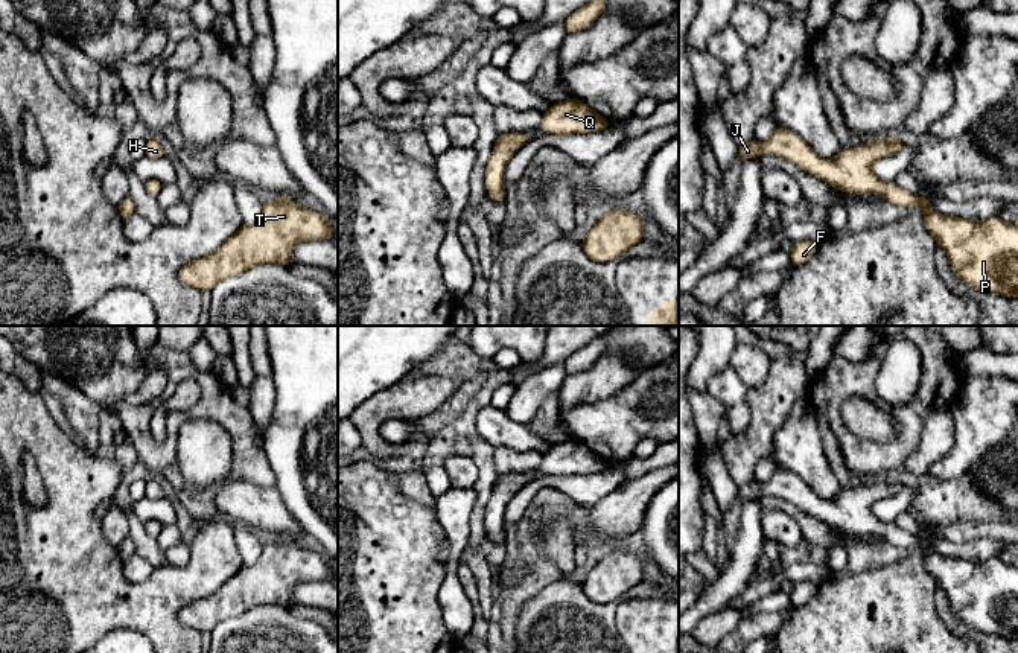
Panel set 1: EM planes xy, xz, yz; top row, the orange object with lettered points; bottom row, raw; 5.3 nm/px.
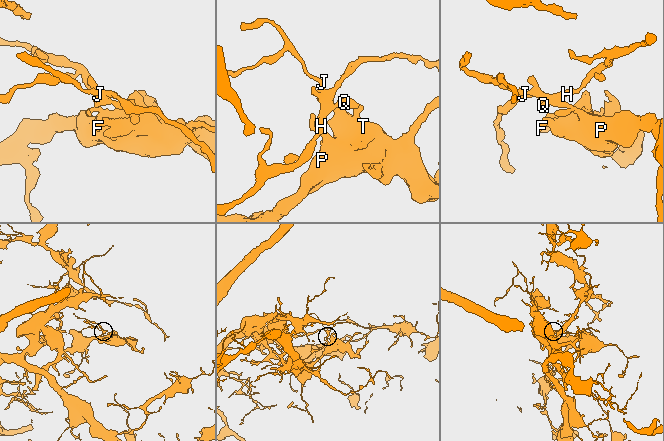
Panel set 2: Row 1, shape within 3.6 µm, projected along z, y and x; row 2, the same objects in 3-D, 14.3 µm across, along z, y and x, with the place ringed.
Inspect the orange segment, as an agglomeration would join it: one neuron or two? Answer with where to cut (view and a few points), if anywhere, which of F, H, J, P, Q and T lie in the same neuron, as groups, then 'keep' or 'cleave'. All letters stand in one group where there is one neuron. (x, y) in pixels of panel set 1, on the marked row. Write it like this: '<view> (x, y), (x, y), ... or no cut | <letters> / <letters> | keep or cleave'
no cut | F H J P Q T | keep

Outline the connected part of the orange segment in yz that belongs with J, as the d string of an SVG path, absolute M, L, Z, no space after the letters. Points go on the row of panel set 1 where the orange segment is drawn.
M778 126L773 135L759 143L738 146L743 160L770 154L791 161L799 169L826 184L854 195L881 193L886 201L901 207L922 207L922 219L936 244L946 251L953 272L977 292L1018 297L1018 227L998 216L971 221L943 216L931 207L931 198L915 196L893 181L881 181L873 164L898 154L907 145L899 137L881 137L867 145L841 149L834 158L822 158L788 128Z

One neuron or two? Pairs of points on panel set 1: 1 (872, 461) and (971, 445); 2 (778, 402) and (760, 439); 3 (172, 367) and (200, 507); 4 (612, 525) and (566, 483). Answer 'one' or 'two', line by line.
1: two
2: one
3: one
4: two

